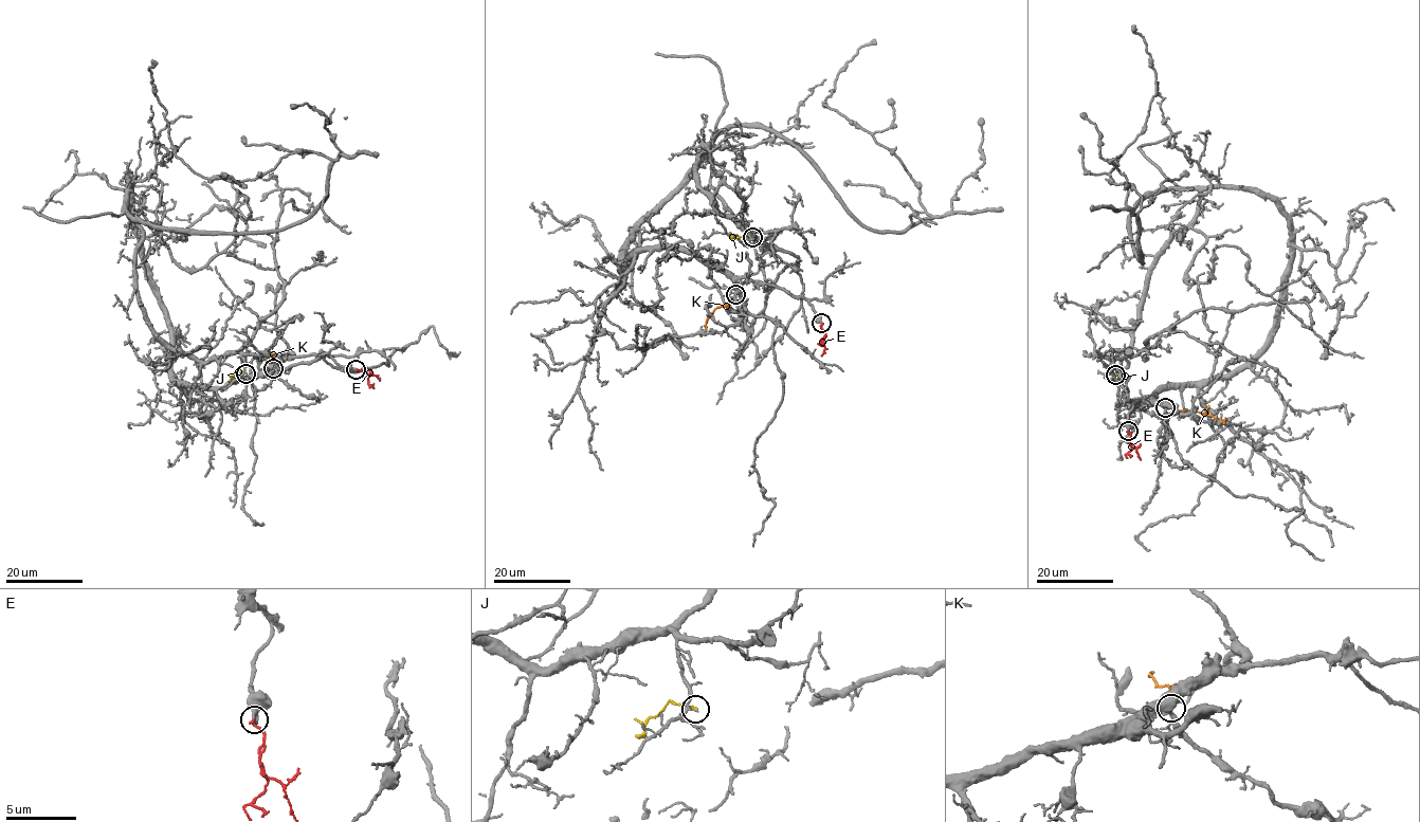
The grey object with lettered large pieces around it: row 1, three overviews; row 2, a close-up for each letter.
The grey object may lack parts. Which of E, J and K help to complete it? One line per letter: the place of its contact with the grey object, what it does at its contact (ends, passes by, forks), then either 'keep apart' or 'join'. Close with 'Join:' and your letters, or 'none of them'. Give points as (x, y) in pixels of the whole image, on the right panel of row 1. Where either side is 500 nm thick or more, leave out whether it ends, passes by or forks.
E: meets grey at (1128, 431); it ends there; join
J: meets grey at (1115, 375); it ends there; keep apart
K: meets grey at (1165, 407); it ends there; keep apart
Join: E

